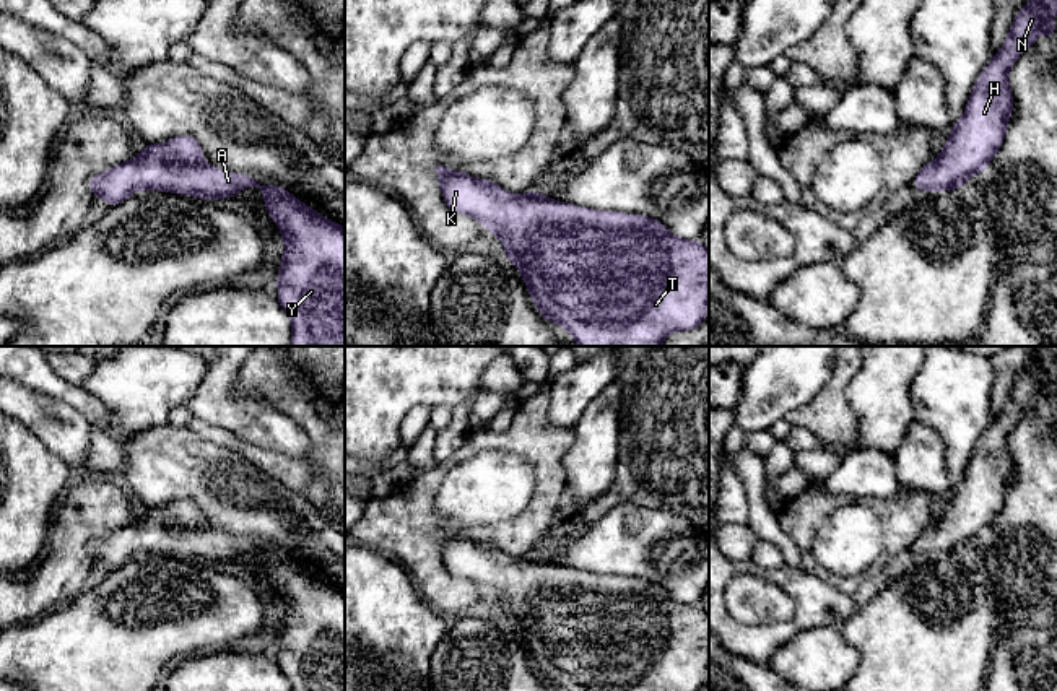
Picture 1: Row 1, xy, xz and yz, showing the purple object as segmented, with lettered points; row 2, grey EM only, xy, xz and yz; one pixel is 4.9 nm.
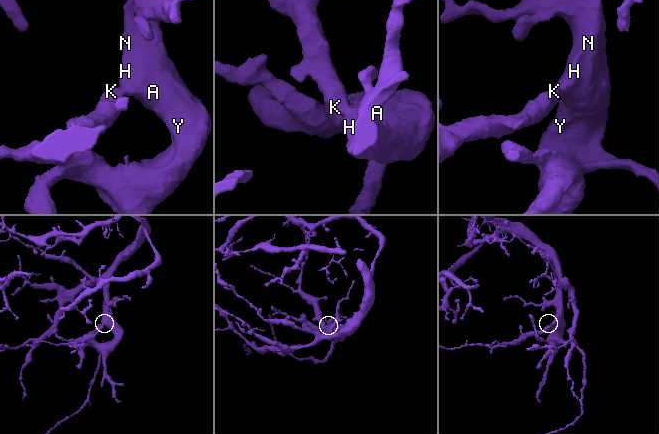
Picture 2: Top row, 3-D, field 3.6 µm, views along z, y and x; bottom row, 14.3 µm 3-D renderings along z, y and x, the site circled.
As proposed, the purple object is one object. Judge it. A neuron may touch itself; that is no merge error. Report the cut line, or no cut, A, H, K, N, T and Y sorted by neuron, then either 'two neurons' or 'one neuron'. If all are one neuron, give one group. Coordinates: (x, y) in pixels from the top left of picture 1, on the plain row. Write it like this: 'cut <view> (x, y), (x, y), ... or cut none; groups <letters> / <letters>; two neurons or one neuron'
cut none; groups A H K N T Y; one neuron

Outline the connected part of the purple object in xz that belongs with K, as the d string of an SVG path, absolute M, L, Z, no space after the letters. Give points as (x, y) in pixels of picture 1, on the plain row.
M436 530L446 569L468 579L504 608L504 621L520 636L530 663L546 684L561 691L699 691L709 670L709 615L701 605L668 597L663 587L644 579L623 579L563 567L530 556L511 559L489 543Z

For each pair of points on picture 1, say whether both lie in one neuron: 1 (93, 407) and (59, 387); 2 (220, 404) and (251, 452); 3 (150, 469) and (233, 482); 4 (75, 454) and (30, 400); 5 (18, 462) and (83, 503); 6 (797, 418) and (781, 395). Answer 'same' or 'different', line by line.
1: same
2: different
3: same
4: same
5: different
6: different

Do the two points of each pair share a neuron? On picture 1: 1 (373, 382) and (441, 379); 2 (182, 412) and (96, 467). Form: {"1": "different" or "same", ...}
{"1": "same", "2": "different"}

